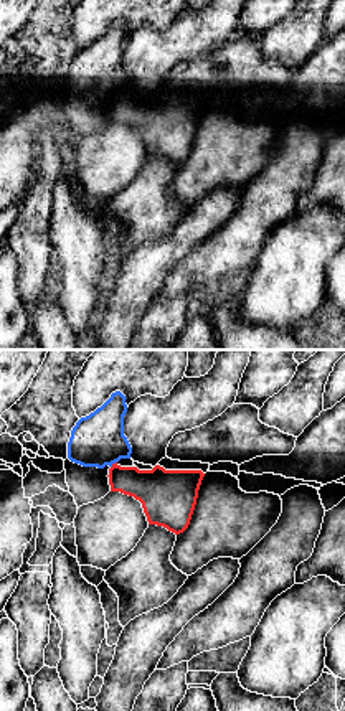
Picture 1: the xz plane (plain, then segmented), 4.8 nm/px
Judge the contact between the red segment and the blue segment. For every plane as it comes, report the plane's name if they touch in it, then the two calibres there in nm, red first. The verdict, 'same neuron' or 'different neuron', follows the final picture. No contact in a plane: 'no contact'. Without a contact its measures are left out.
xz | 200/260 nm

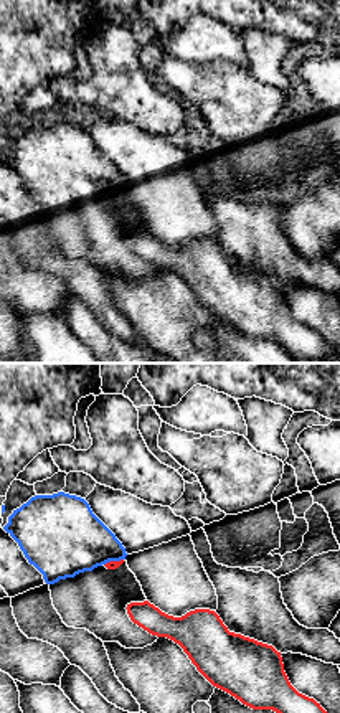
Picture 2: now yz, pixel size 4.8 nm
yz | 50/360 nm

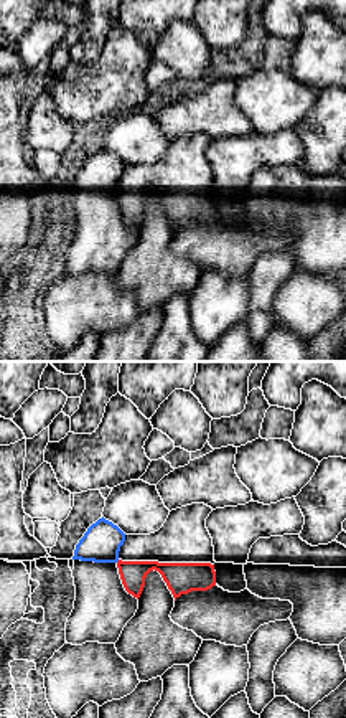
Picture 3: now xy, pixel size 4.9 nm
no contact

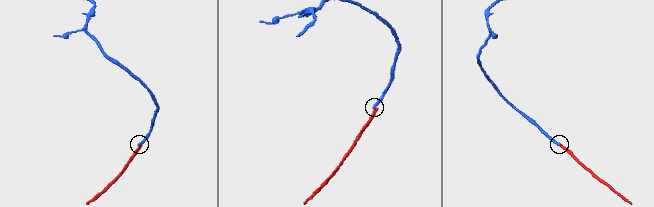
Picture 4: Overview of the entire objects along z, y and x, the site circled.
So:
different neuron

